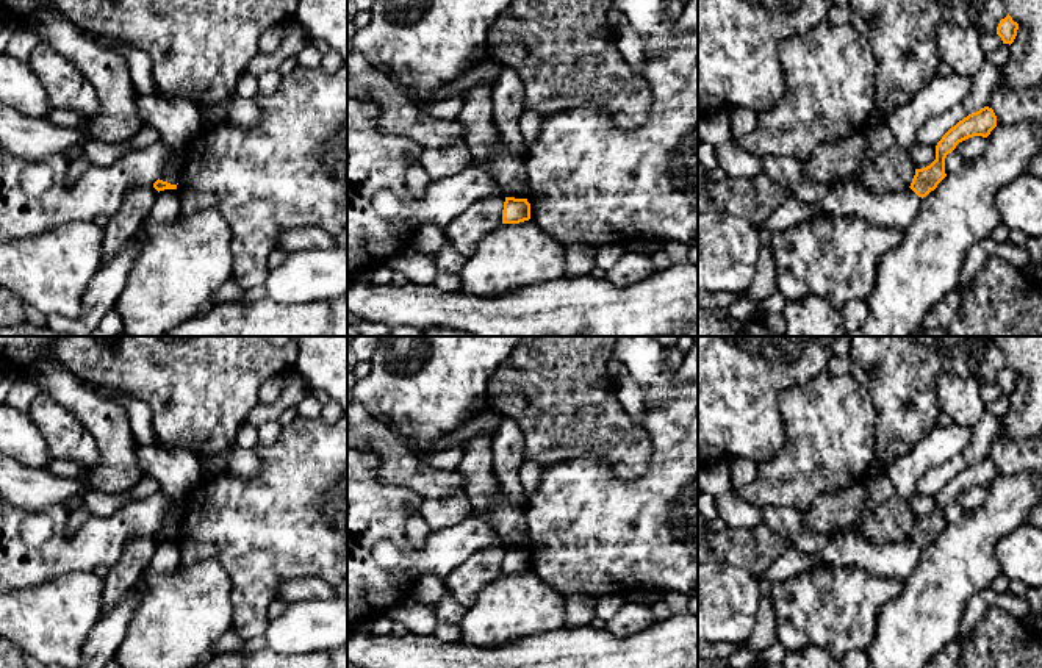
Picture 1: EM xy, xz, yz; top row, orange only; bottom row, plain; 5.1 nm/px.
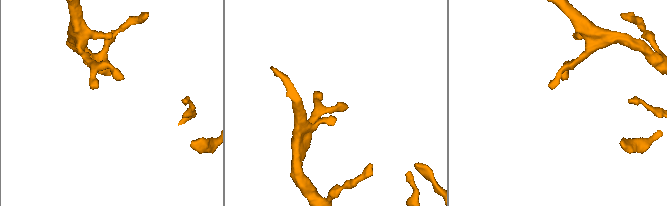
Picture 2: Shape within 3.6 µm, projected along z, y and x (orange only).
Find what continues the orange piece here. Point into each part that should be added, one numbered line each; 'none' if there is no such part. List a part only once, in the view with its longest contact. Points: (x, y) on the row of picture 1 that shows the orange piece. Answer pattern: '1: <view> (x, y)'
none

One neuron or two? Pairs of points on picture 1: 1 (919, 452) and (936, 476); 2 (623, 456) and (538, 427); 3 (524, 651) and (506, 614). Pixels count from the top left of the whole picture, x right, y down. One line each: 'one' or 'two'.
1: two
2: one
3: two

